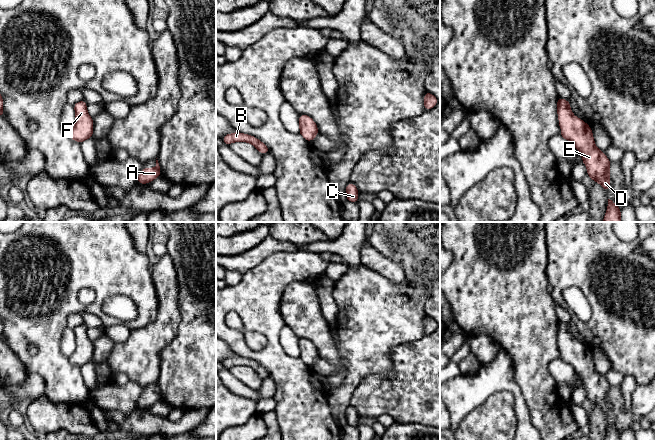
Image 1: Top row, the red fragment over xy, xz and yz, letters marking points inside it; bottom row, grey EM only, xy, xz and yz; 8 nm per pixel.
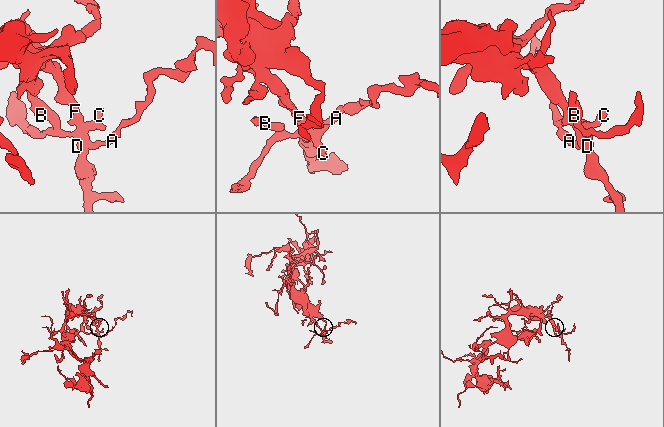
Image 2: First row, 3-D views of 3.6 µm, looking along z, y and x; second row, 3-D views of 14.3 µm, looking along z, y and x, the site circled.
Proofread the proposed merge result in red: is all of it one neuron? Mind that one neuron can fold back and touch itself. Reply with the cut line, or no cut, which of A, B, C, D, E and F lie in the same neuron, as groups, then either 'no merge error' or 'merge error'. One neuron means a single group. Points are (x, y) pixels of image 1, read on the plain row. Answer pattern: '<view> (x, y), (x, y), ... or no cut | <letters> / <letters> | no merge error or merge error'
no cut | A B C D E F | no merge error

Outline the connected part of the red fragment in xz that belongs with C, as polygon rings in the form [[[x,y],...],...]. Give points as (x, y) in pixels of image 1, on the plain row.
[[[349,406],[346,410],[346,422],[348,425],[357,427],[358,426],[358,420],[359,420],[359,415],[356,412],[354,407]]]

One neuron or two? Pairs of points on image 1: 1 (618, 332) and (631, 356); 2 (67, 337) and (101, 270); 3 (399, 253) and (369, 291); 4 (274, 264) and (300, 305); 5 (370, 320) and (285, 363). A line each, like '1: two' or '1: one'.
1: one
2: two
3: two
4: two
5: two

